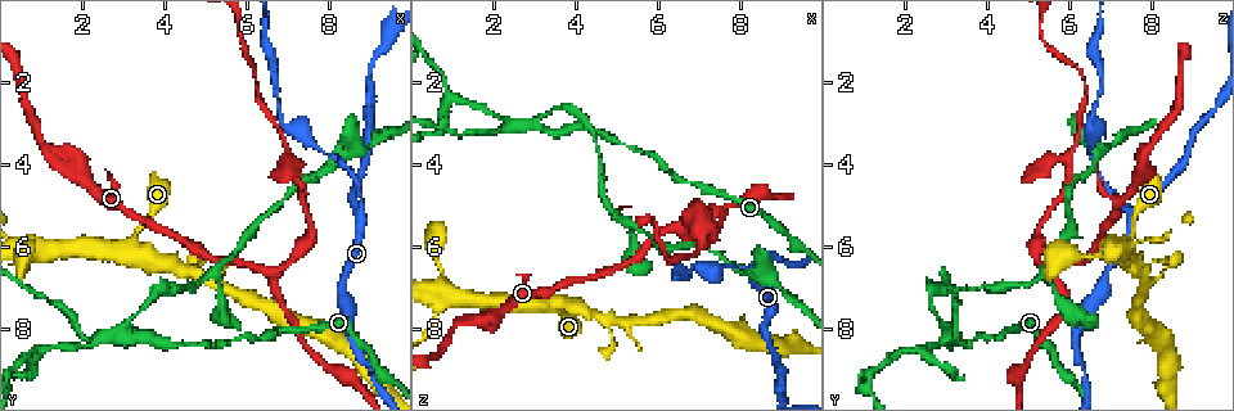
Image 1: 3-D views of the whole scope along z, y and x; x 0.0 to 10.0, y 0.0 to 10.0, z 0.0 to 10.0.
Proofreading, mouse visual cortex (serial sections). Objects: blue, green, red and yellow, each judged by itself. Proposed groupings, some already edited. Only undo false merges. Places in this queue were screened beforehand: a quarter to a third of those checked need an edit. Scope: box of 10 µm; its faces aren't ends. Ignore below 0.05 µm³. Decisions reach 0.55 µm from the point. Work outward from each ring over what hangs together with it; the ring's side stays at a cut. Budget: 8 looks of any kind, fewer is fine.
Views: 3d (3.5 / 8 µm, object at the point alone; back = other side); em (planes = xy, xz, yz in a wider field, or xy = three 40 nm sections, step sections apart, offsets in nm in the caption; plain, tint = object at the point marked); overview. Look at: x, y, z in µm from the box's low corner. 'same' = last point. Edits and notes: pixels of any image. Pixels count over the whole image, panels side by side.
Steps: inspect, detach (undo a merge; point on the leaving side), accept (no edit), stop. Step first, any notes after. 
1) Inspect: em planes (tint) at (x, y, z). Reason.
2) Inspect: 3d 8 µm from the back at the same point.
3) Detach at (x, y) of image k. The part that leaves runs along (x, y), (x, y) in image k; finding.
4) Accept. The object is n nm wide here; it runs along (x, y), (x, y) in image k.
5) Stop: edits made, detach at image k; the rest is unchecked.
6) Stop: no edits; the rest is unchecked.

Inspect: 3d 3.5 µm at (6.55, 6.65, 5.45). Three-way junction.

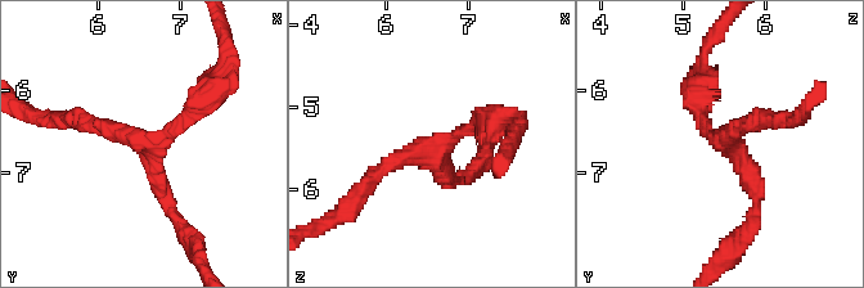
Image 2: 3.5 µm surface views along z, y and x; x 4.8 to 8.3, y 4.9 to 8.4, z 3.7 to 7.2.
Inspect: em xy step 3 (tint) at (6.50, 6.60, 5.45).

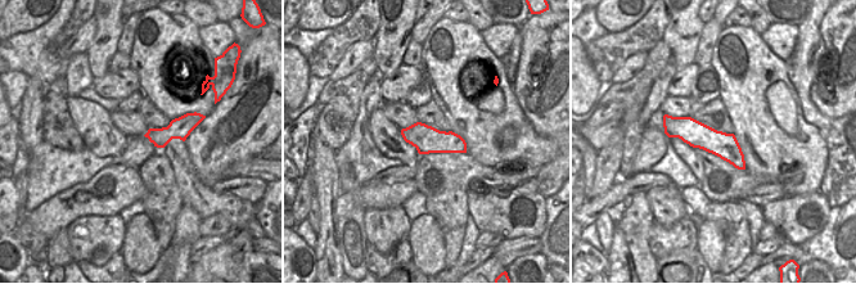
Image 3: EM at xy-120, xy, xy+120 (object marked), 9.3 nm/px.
Accept. The arms are 200, 200, 250 nm wide; it runs along (360, 190), (392, 161), (491, 121) in image 2; one cell here.

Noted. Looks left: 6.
Inspect: 3d 3.5 µm at (8.80, 5.20, 7.55). Three-way junction.

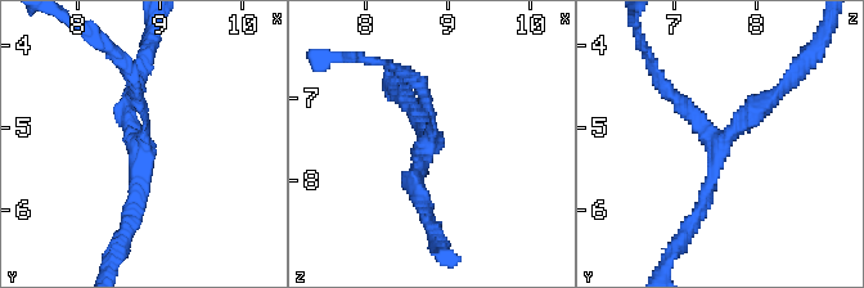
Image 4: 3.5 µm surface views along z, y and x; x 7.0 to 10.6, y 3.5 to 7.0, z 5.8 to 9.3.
Inspect: em xy step 3 (tint) at (8.80, 5.20, 7.50).

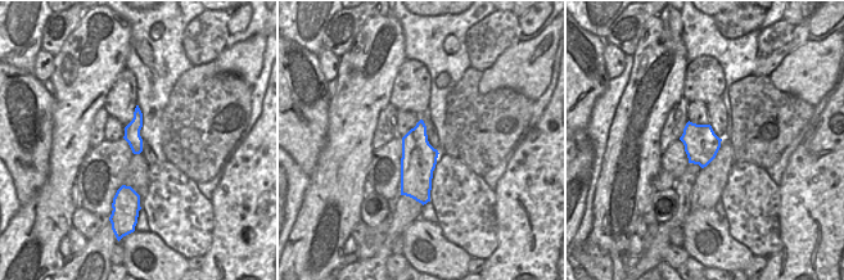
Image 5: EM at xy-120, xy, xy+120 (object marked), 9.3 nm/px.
Accept. The arms are 150, 200, 250 nm wide; it runs along (692, 223), (719, 144), (662, 81) in image 4; continuous, no second cell.

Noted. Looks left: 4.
Inspect: 3d 8 µm from the back at (7.05, 4.00, 6.00). A fork.

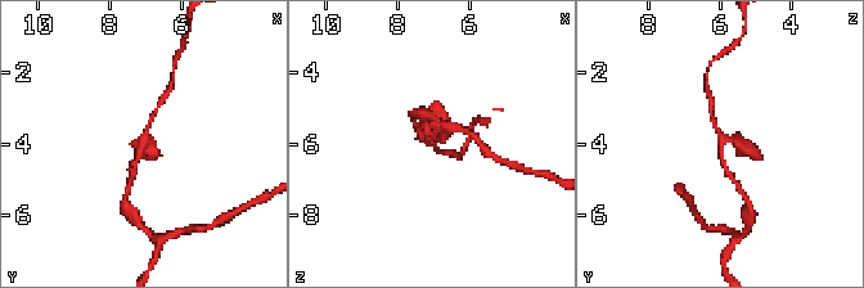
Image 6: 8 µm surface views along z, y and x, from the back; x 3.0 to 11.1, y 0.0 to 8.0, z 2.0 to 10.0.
Inspect: em xy step 2 (tint) at the same point. 3 arms meet here; the arms are 150, 150, 400 nm wide; shape alone is not enough.

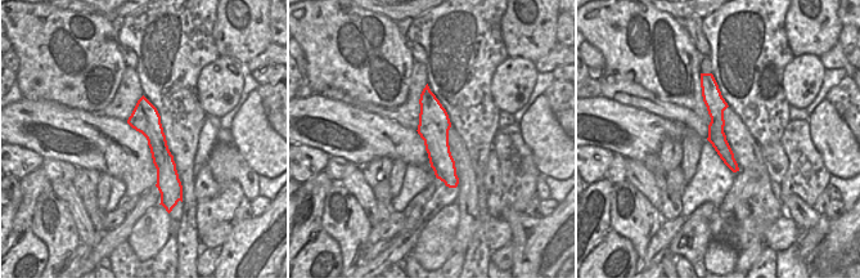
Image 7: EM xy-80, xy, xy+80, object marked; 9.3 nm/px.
Accept. All the same cell.

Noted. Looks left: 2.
Stop: no edits; the rest is unchecked.

